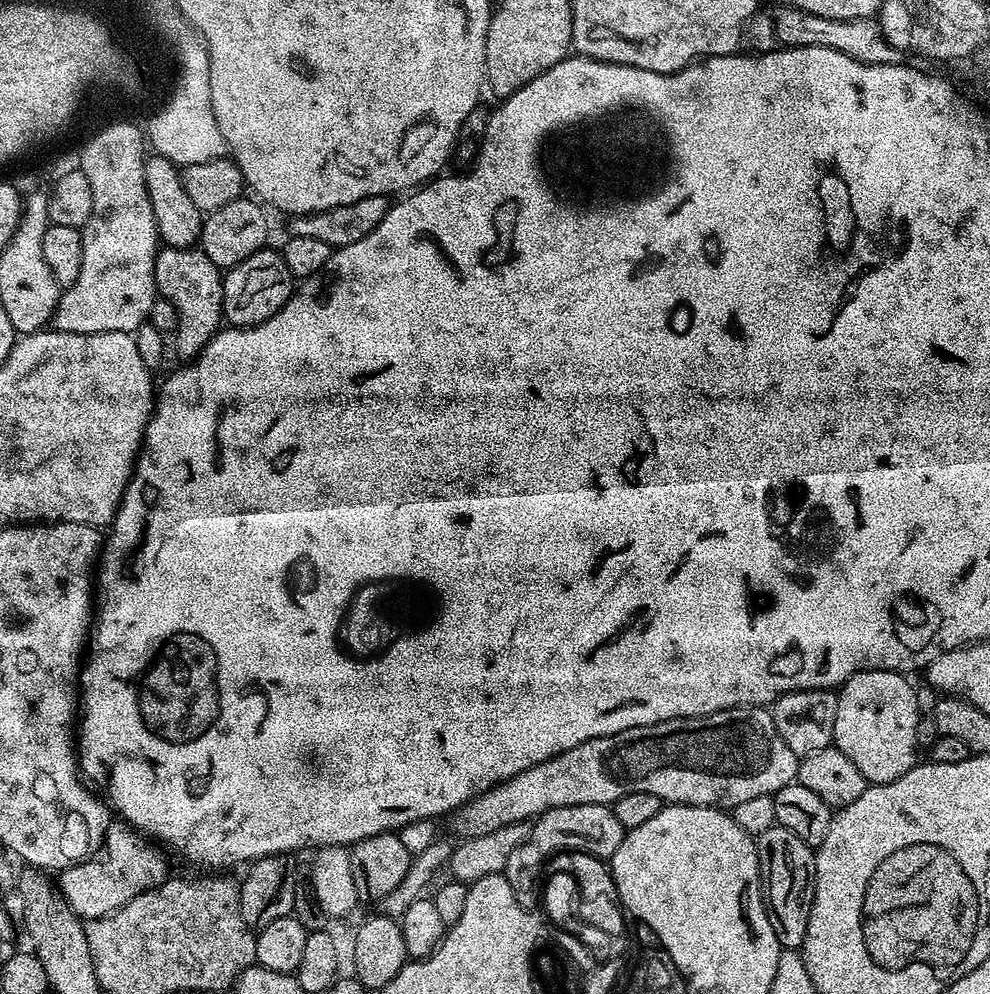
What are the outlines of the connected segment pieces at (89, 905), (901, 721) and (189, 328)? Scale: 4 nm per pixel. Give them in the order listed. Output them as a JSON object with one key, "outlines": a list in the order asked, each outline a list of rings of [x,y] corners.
{"outlines":[[[[112,822],[108,833],[95,856],[63,869],[59,873],[59,895],[63,897],[73,914],[81,921],[97,920],[111,916],[126,902],[138,898],[146,890],[156,888],[169,879],[168,864],[164,861],[163,851],[155,852],[153,845],[123,822]]],[[[864,670],[856,672],[838,689],[832,744],[862,770],[869,784],[894,782],[918,763],[916,731],[922,709],[908,680],[911,679],[903,672]]],[[[164,246],[156,253],[154,282],[157,293],[171,302],[178,314],[174,333],[177,354],[184,356],[180,358],[199,356],[200,351],[222,327],[224,315],[222,269],[214,266],[214,262],[210,262],[210,258],[206,258],[206,254],[200,251],[199,247],[176,249]]]]}

